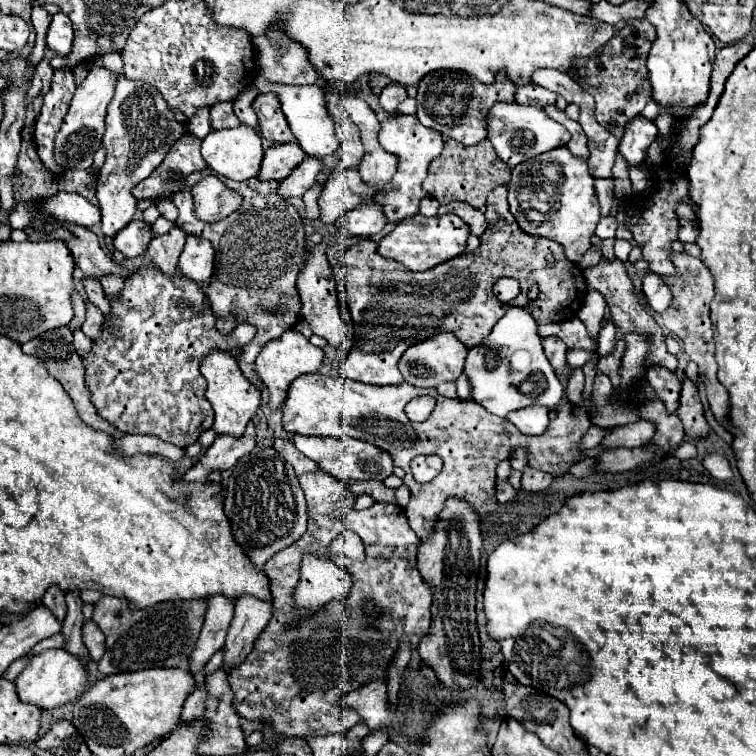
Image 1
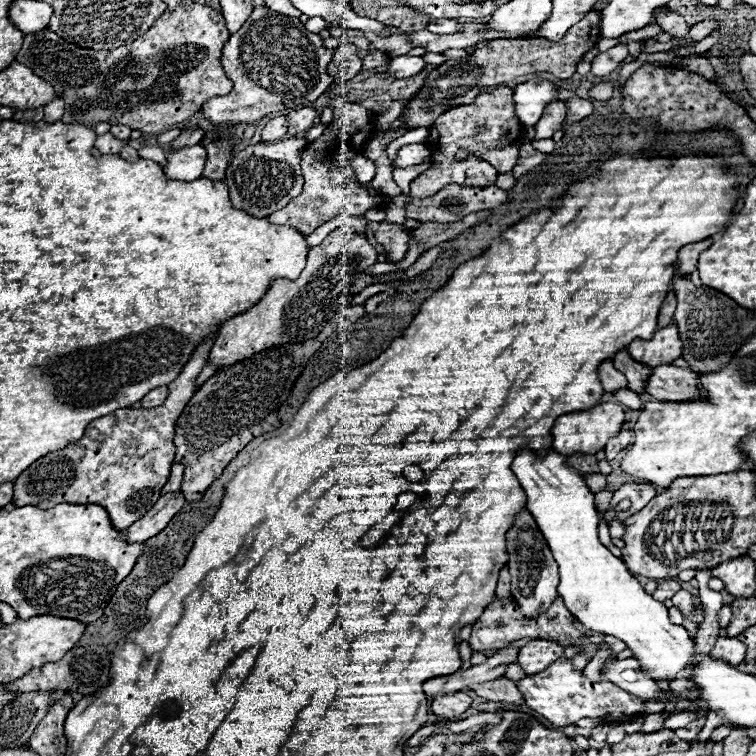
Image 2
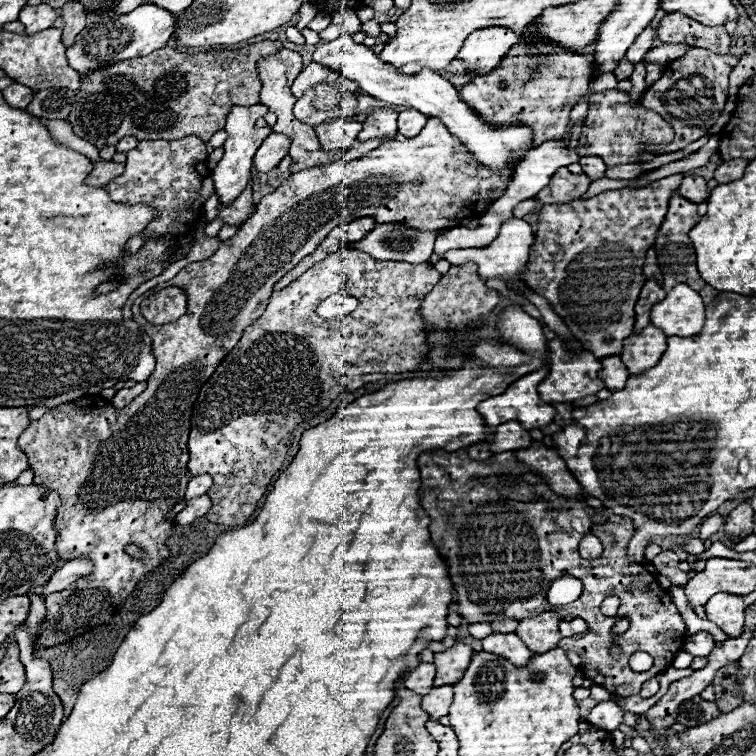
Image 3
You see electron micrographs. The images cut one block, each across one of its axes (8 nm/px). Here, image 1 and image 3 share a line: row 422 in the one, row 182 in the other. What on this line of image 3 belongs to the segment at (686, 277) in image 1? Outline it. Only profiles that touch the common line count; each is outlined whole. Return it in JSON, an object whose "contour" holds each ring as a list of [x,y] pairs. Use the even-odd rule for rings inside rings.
{"contour":[[[728,160],[728,162],[722,162],[718,166],[718,170],[714,172],[714,180],[718,180],[720,184],[728,184],[728,182],[734,182],[734,180],[740,180],[744,176],[744,170],[748,166],[748,160]]]}

